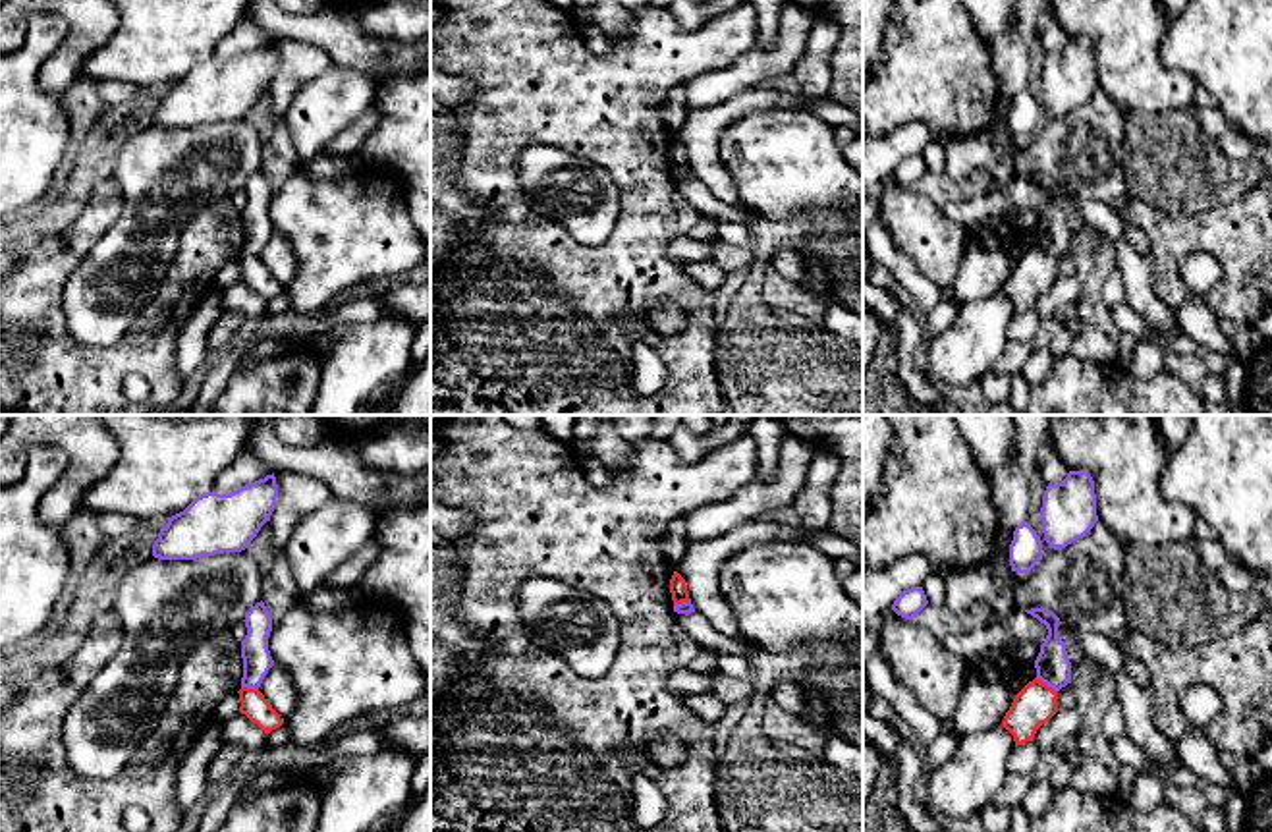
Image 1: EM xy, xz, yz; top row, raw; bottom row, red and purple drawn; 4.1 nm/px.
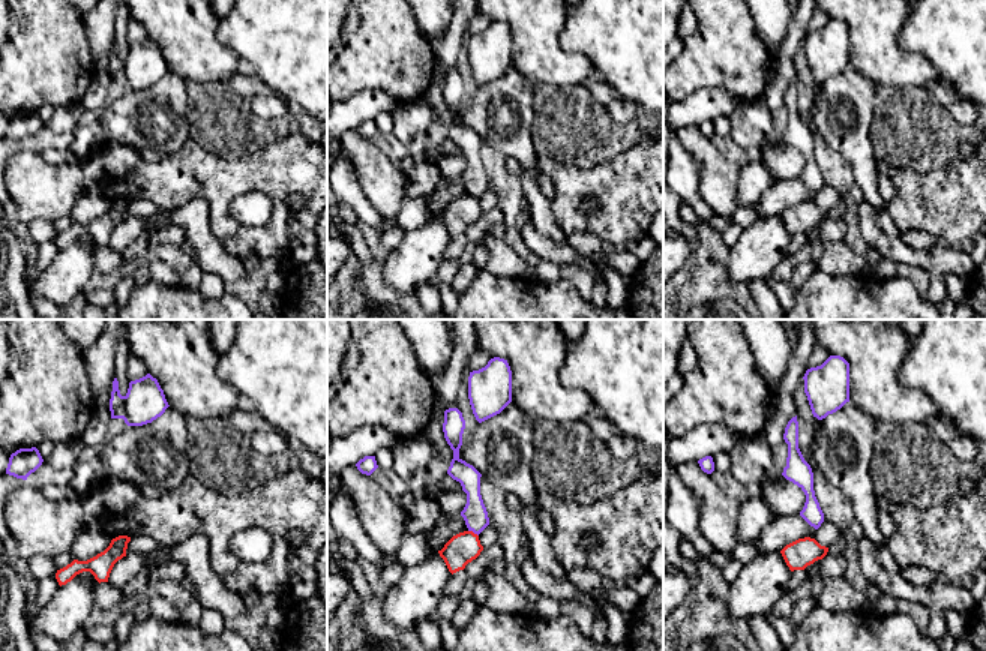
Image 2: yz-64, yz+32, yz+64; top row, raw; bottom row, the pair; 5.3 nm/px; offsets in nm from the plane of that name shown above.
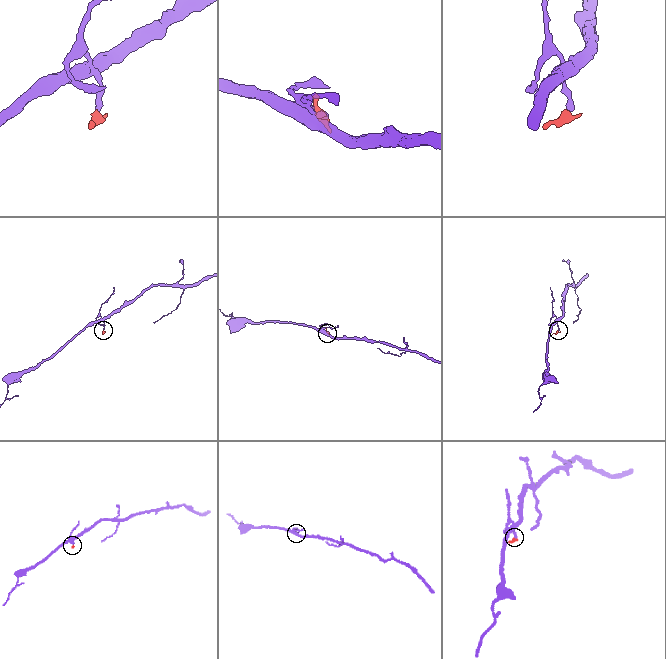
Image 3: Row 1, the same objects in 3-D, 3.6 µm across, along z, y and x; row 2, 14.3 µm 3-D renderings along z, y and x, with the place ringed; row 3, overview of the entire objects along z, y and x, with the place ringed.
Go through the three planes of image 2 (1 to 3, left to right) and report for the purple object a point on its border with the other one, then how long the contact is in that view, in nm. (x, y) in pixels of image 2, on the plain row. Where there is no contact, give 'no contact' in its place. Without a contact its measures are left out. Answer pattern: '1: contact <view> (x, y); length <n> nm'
1: no contact
2: contact yz+32 (471, 195); length 70 nm
3: no contact

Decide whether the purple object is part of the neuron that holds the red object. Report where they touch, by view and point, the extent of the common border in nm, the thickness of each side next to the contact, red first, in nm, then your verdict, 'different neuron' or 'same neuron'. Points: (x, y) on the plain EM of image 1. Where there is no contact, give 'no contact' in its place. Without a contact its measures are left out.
meets red in yz at (1045, 251); contact 110 nm long; 170 nm thick on the red side, 140 nm on the other; different neuron

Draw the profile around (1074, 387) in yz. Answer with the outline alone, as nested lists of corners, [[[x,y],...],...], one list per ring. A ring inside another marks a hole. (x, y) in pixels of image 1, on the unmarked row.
[[[1067,353],[1054,359],[1044,380],[1031,388],[1023,415],[1210,415],[1210,411],[1203,396],[1166,369],[1143,380],[1120,363],[1091,363]]]

